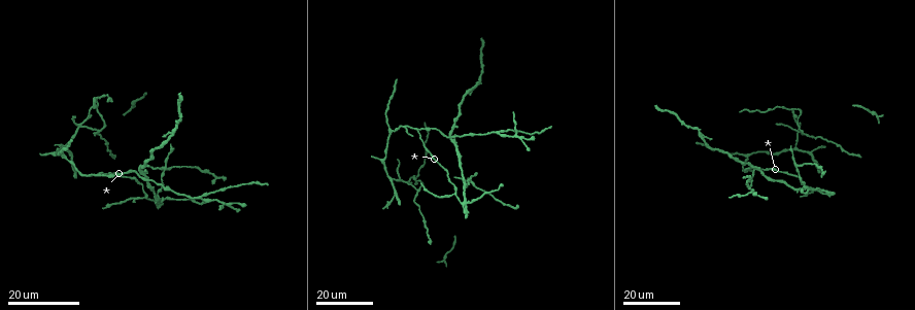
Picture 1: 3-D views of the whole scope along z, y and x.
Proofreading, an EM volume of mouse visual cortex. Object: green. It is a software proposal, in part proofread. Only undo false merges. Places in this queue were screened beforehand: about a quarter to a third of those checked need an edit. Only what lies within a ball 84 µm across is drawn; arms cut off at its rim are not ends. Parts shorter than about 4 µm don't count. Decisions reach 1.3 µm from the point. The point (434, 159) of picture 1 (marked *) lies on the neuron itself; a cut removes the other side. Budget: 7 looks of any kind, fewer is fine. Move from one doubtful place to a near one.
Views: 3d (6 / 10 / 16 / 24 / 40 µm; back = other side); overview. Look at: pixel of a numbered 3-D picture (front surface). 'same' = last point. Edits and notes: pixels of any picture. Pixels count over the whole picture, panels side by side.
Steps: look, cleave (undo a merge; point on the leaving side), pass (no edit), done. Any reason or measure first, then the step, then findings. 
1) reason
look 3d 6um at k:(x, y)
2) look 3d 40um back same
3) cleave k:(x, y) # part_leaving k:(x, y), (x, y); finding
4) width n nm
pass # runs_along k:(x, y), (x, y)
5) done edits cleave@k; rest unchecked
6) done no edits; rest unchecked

four-way junction
look 3d 16um at 1:(80, 124)

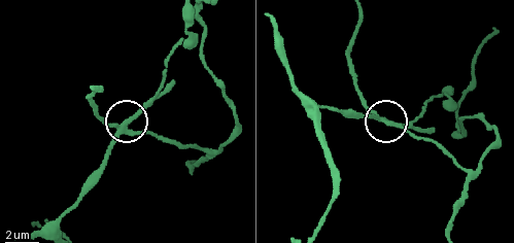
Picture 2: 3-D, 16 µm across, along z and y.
closer look
look 3d 6um at 2:(126, 126)

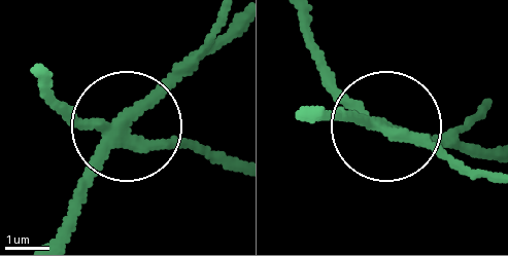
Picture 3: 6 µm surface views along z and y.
width 260 nm
cleave 3:(69, 113) # part_leaving 3:(125, 138), (177, 138), (232, 160); a second neuron is stuck on

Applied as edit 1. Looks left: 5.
look overview

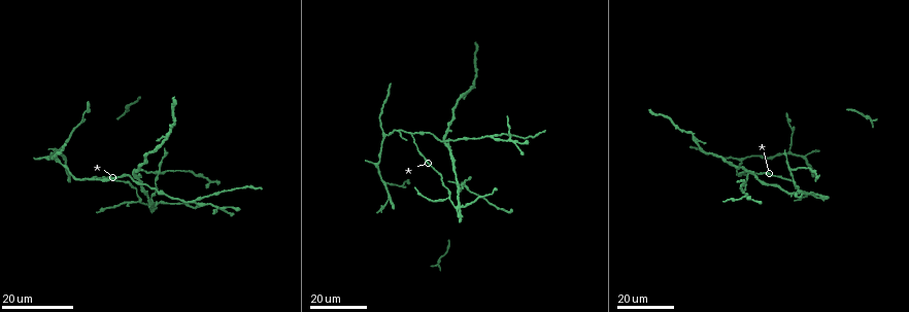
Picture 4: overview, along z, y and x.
three arms meet
look 3d 24um at 4:(384, 185)

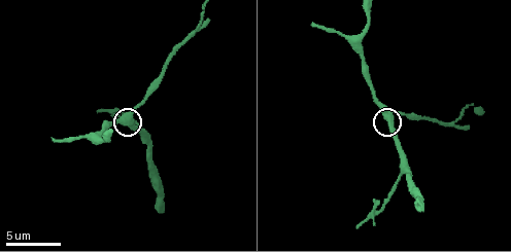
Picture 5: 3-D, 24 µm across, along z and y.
look 3d 10um at 5:(130, 115)

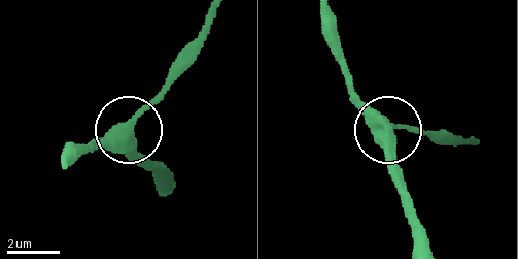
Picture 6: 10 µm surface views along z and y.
side_arm 14 um
pass # runs_along 6:(331, 22), (346, 82), (388, 128), (394, 179); one neuron here

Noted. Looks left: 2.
three arms meet
look 3d 24um at 4:(803, 156)

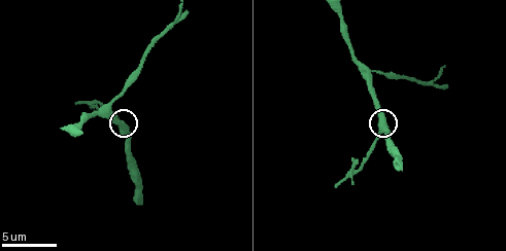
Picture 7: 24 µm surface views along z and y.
look 3d 10um at 7:(382, 132)

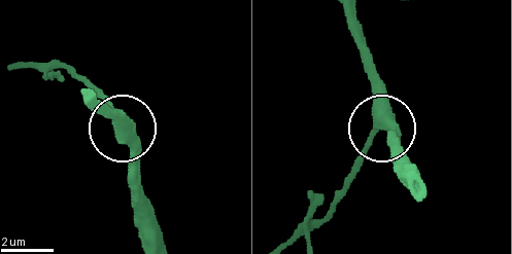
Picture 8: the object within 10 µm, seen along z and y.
width 380 nm
pass # runs_along 8:(347, 16), (381, 126), (352, 167); one neuron here

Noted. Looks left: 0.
done edits cleave@3; rest unchecked

